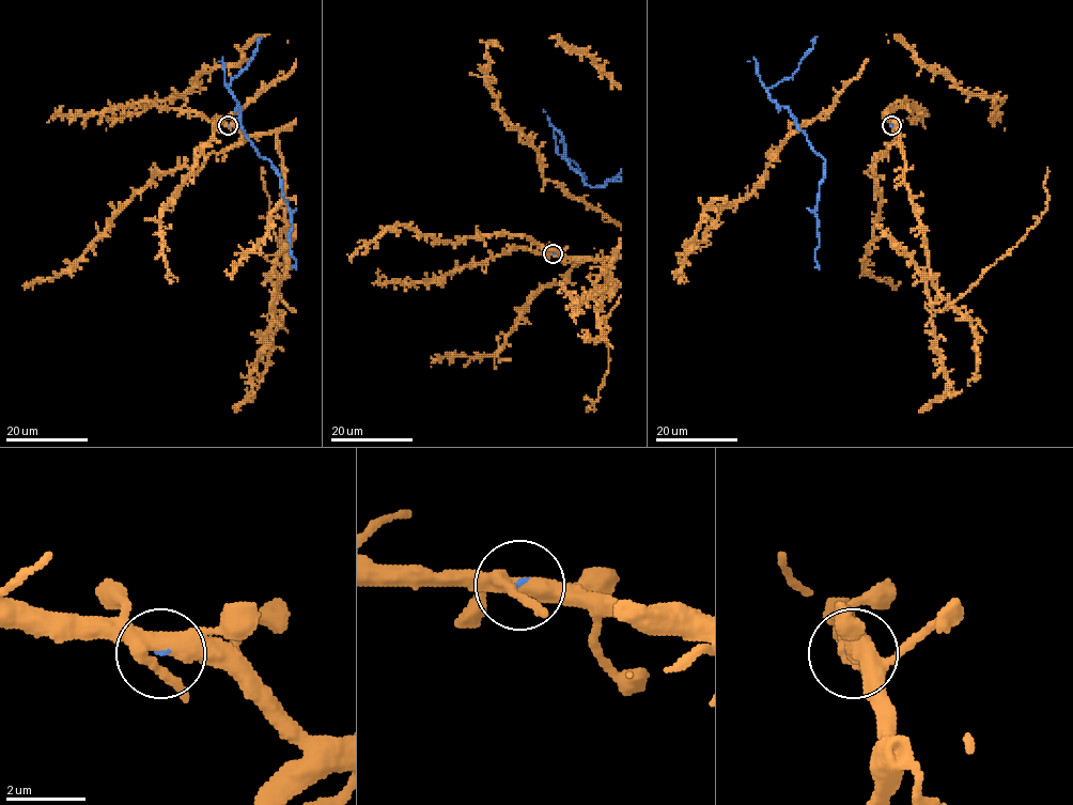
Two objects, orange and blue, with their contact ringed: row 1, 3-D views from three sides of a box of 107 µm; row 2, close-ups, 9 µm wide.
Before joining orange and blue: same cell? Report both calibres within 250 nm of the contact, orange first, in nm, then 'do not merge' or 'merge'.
calibres 400 and 60 nm; merge

